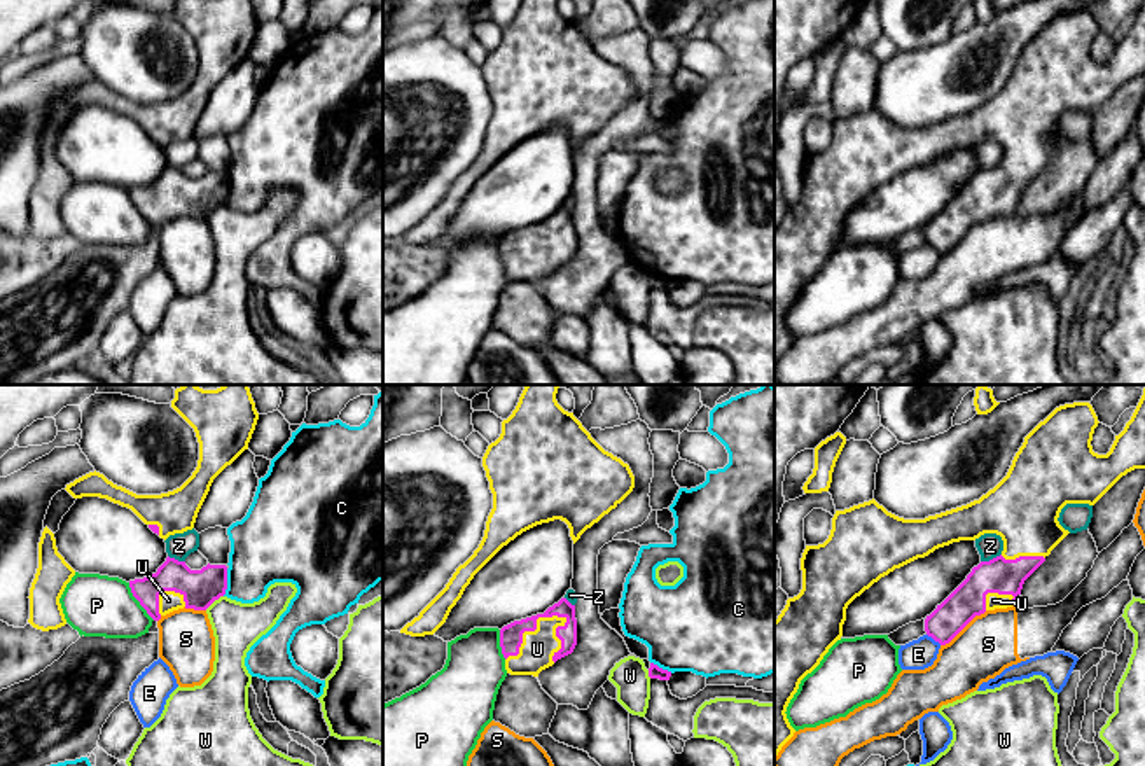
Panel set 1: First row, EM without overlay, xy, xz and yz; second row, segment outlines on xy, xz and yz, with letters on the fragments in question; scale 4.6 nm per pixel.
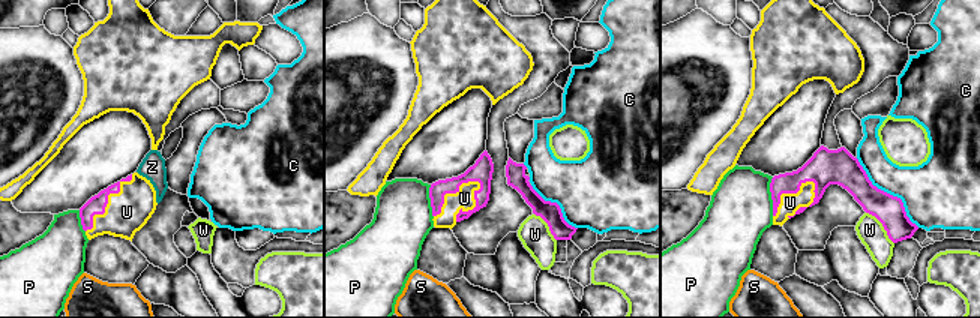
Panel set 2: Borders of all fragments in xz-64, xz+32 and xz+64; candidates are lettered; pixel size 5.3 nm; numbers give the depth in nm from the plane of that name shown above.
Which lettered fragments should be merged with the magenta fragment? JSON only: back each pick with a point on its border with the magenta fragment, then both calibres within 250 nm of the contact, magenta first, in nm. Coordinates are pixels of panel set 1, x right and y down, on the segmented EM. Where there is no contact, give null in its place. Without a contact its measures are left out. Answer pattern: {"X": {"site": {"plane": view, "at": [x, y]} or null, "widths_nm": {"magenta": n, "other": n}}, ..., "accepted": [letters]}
{"U": {"site": {"plane": "xz", "at": [532, 630]}, "widths_nm": {"magenta": 110, "other": 160}}, "accepted": ["U"]}

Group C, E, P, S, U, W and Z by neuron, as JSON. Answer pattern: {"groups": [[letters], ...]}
{"groups": [["C"], ["E"], ["P"], ["S"], ["U"], ["W"], ["Z"]]}

